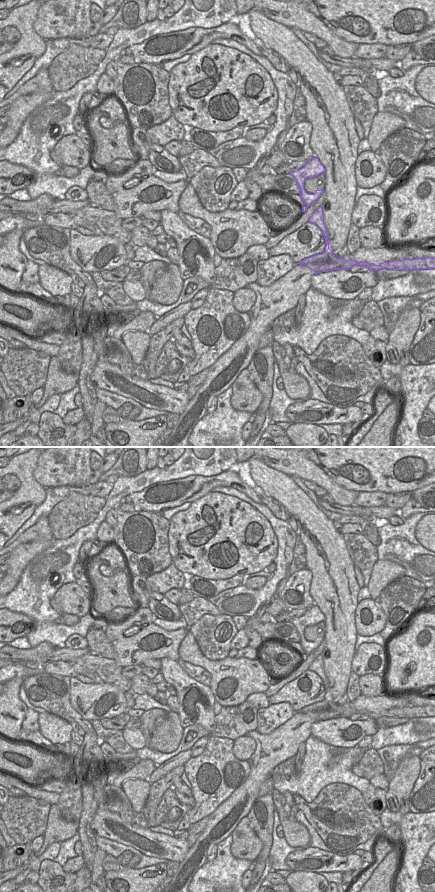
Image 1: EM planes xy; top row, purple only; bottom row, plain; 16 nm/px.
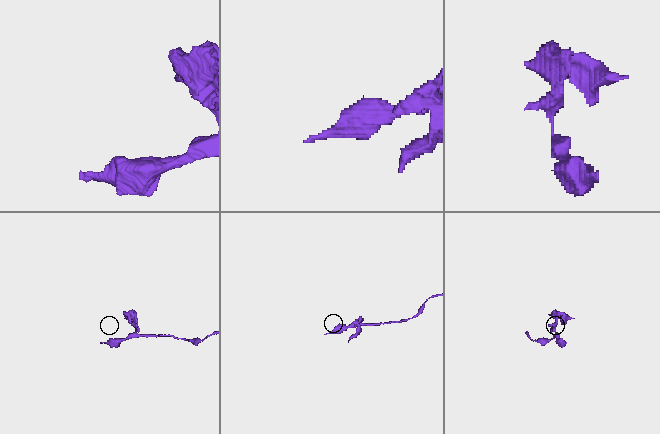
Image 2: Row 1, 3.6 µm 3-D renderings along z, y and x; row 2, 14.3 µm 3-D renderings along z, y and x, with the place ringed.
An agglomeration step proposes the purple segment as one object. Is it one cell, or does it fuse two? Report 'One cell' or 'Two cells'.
Two cells.

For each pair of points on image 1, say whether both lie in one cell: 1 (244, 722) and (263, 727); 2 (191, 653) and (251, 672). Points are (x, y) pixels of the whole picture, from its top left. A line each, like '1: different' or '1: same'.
1: different
2: same

